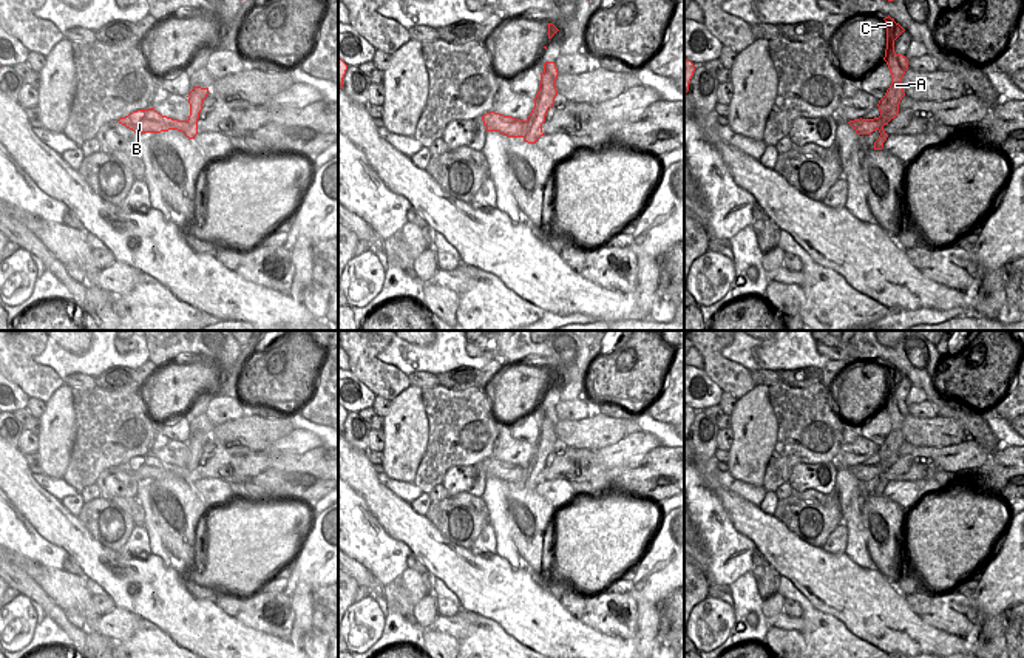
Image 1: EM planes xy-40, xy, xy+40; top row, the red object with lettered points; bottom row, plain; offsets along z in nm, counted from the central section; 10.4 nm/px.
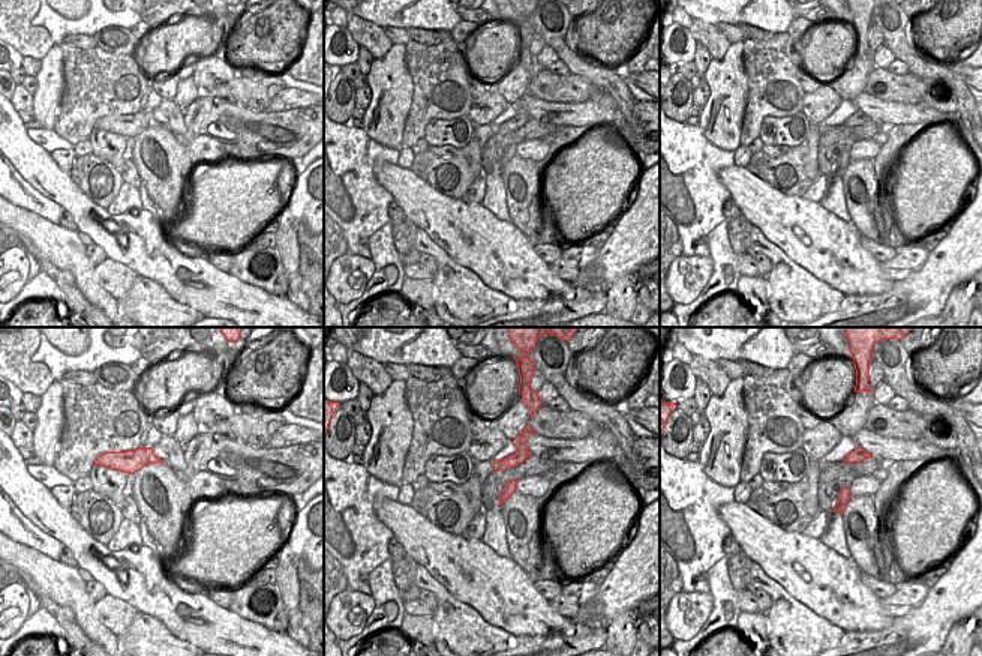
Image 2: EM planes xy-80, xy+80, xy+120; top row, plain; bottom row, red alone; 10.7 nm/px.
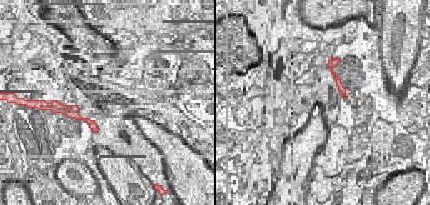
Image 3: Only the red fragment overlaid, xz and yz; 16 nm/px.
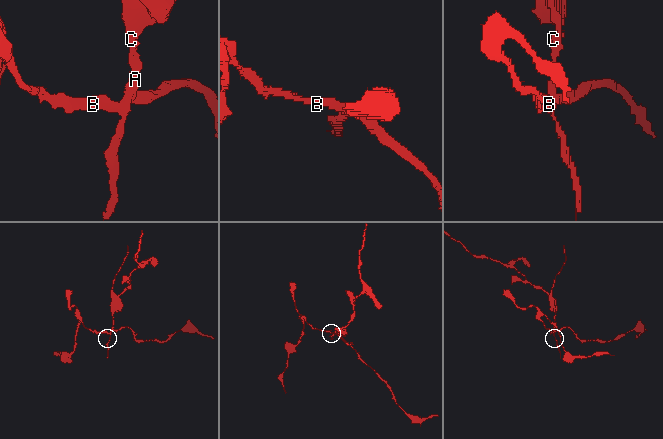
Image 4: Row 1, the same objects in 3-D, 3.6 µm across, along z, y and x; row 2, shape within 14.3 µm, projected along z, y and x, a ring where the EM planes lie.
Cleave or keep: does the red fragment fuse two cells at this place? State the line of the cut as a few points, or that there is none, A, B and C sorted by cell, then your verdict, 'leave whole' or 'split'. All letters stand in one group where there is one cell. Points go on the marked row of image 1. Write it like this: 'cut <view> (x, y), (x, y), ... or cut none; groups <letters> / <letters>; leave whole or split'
cut xy (528, 124), (525, 133), (508, 136); groups A C / B; split

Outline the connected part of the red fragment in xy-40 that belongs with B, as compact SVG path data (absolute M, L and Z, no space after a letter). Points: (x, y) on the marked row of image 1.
M154 108L133 111L128 116L120 117L117 122L133 130L136 134L161 133L168 130L182 131L188 139L195 139L198 134L198 124L192 127L190 117L187 120L171 119L162 116Z

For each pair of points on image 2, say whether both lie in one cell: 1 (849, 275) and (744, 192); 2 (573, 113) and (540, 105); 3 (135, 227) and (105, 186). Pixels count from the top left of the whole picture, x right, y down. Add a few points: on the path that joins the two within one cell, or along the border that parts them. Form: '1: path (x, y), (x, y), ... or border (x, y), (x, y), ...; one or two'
1: path (823, 255), (814, 248), (807, 248), (769, 213); one
2: path (565, 108), (547, 108); one
3: border (77, 186), (105, 209); two

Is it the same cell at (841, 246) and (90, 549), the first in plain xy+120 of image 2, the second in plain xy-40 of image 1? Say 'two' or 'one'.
one

